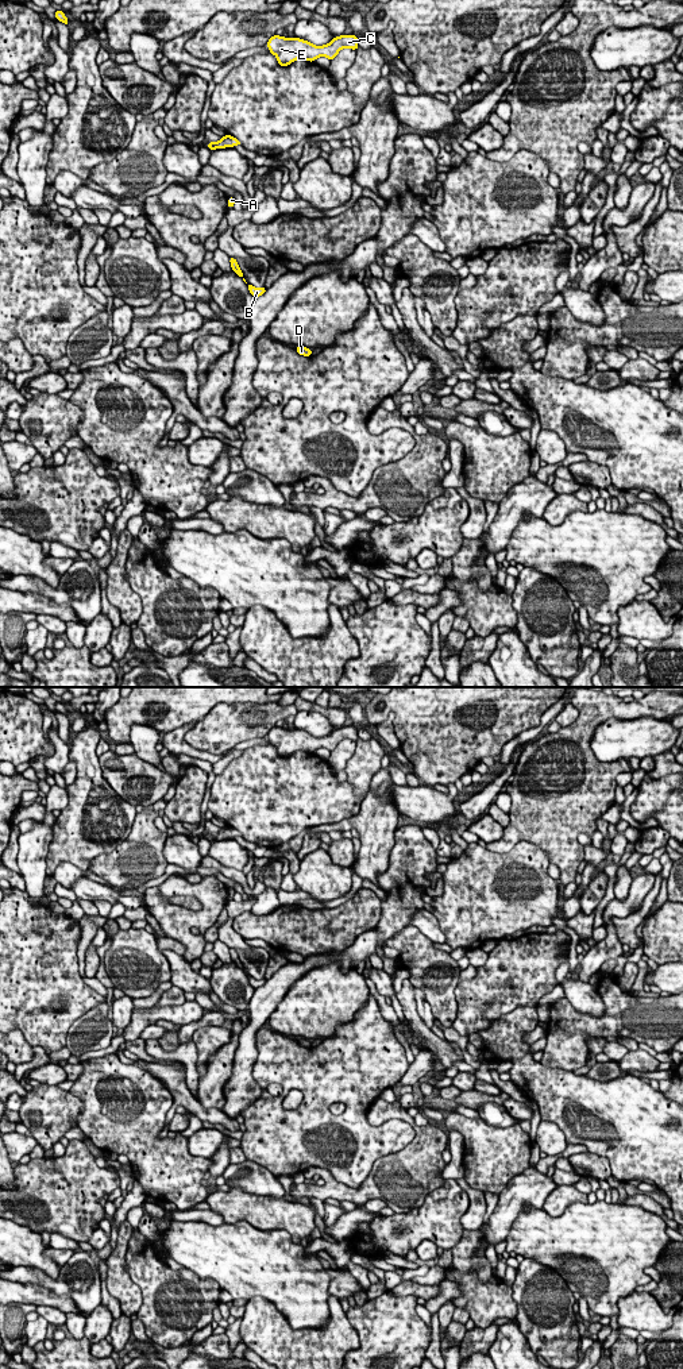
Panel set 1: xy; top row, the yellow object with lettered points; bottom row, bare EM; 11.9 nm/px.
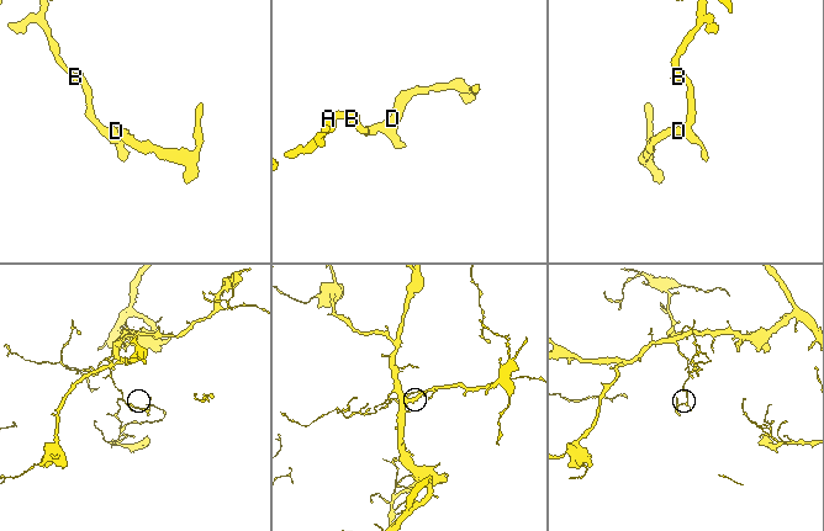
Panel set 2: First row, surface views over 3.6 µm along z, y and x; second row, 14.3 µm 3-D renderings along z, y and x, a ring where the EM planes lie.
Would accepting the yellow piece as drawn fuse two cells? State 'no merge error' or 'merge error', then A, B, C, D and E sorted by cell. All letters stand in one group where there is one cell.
no merge error; A B C D E

